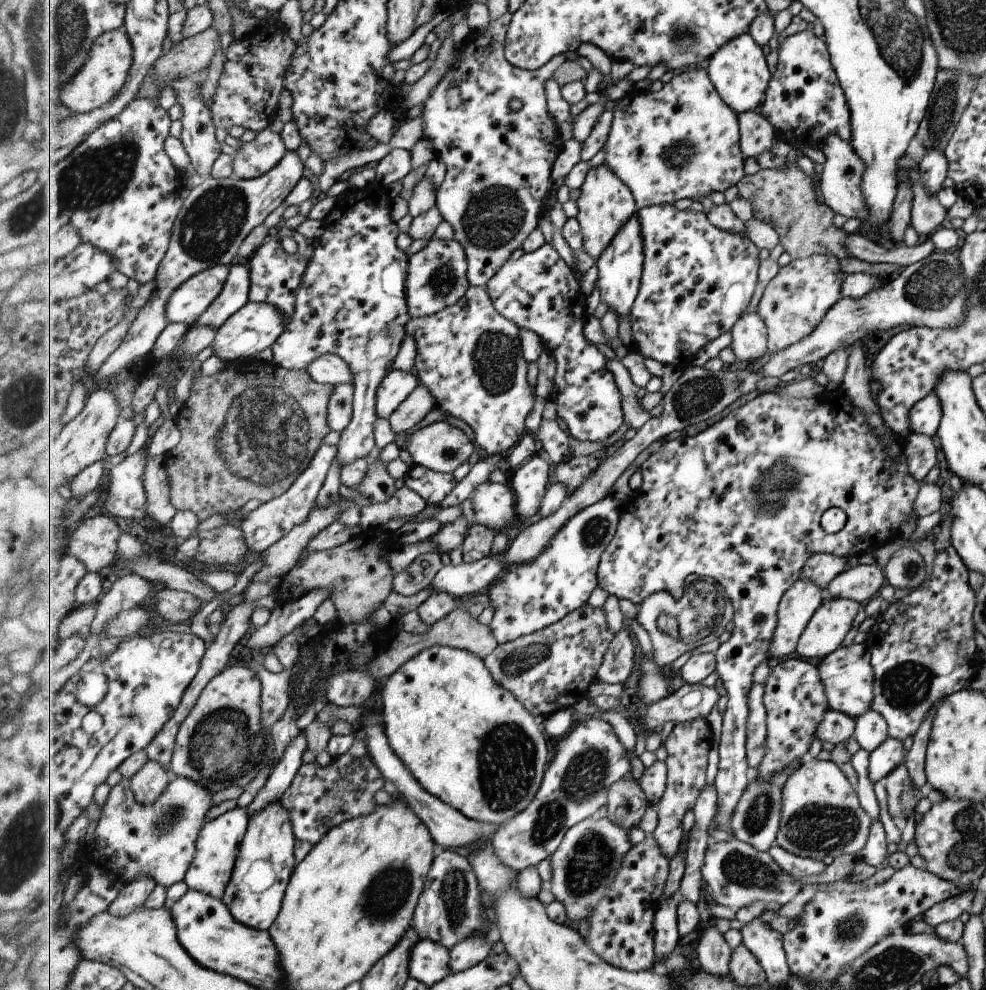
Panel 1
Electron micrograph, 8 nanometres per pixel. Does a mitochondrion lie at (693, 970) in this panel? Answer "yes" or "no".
no

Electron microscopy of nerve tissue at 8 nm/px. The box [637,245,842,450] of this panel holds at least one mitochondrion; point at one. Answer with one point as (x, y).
(697, 396)

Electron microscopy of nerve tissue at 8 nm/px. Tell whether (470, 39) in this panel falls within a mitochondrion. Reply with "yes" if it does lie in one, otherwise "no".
no

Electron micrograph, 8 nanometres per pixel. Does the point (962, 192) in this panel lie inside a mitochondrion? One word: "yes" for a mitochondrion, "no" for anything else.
no

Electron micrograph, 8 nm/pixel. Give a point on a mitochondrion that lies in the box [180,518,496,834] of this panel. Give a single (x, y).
(221, 745)

